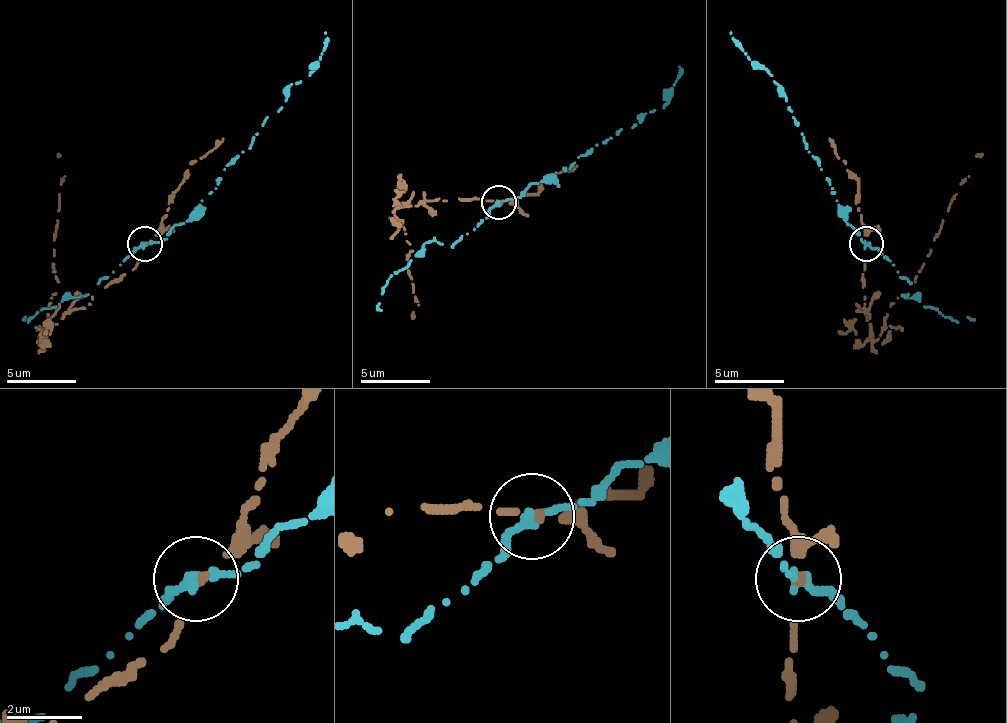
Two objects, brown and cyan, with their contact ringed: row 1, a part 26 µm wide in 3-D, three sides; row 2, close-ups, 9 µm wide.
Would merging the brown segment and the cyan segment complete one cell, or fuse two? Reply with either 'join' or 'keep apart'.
keep apart

